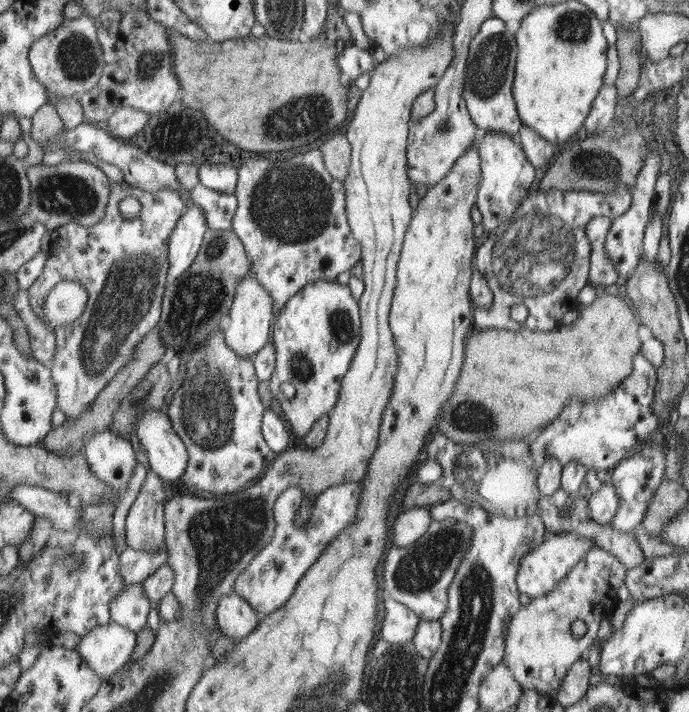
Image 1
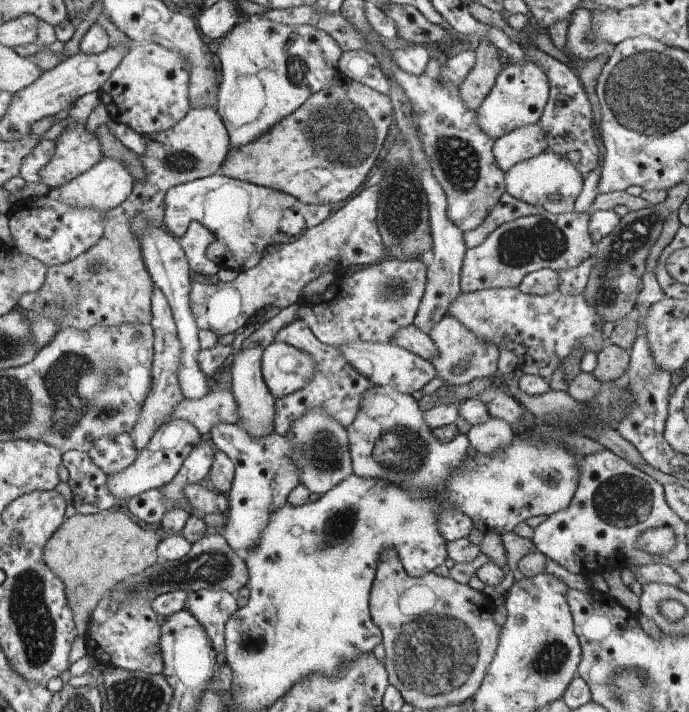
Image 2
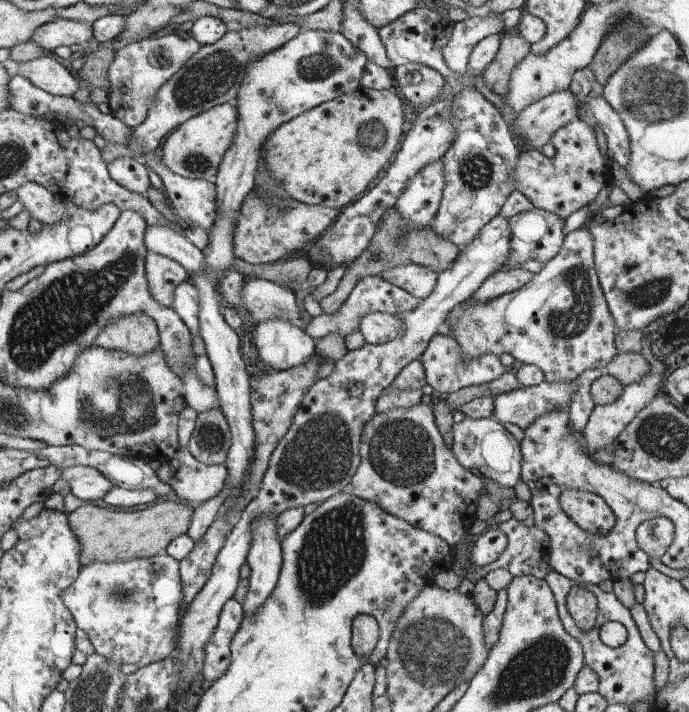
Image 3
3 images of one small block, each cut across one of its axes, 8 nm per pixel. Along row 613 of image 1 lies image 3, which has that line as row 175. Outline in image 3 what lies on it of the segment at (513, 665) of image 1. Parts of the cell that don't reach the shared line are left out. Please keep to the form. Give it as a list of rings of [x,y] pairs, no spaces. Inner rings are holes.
[[[576,118],[560,128],[550,140],[549,151],[534,149],[524,152],[518,164],[518,190],[530,198],[538,209],[555,213],[562,220],[596,200],[600,190],[612,181],[608,161],[604,160],[595,130]]]

